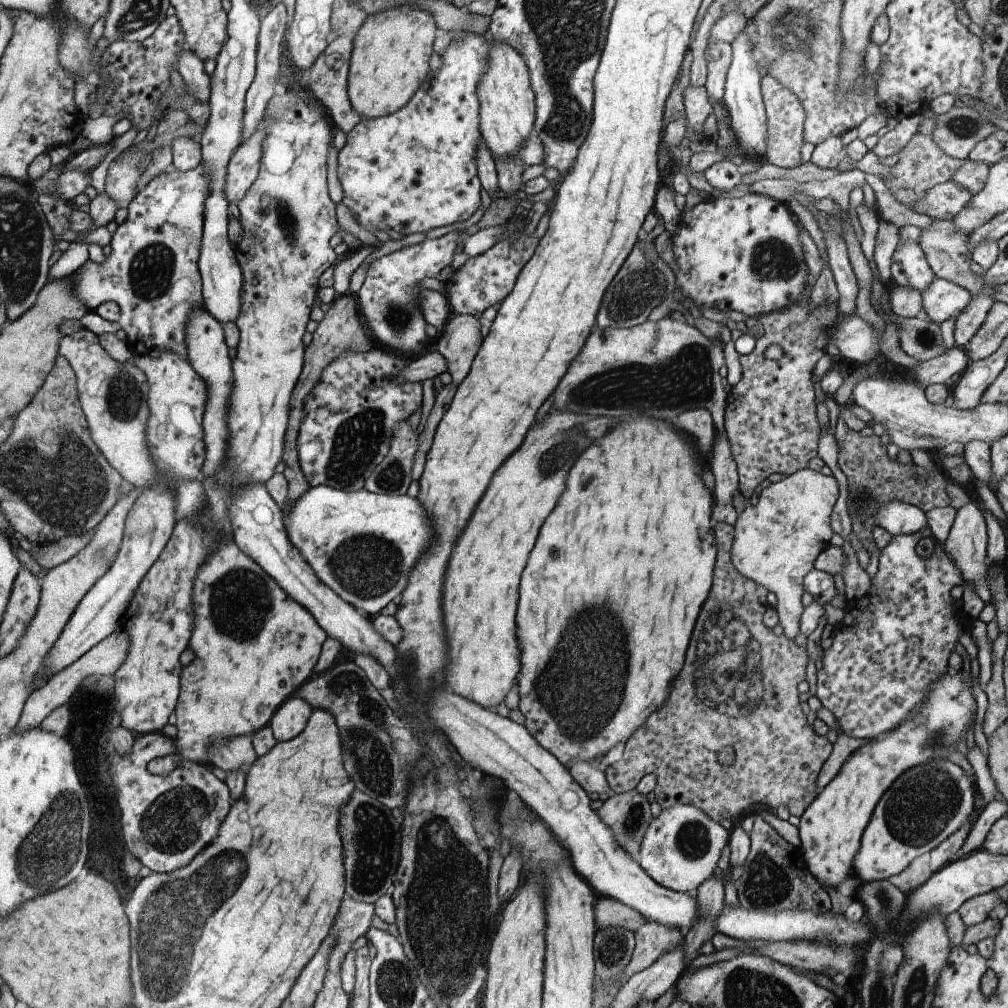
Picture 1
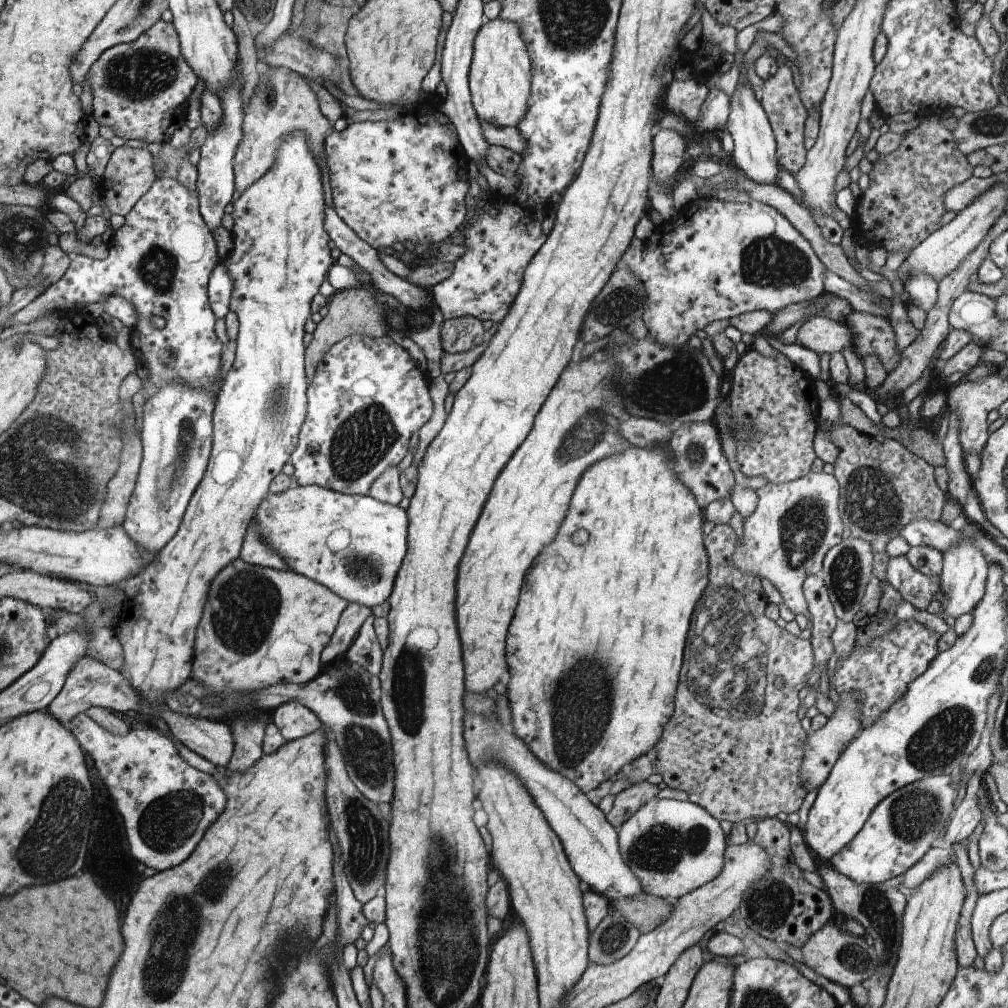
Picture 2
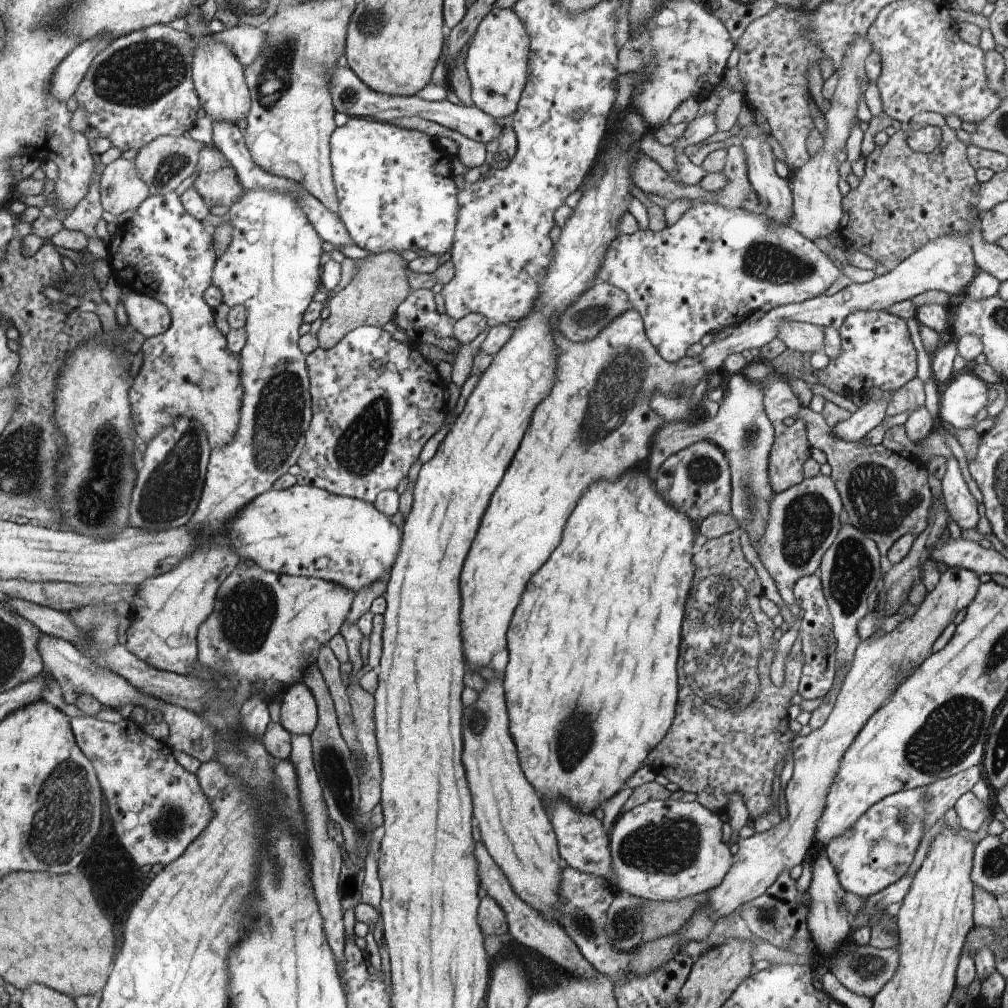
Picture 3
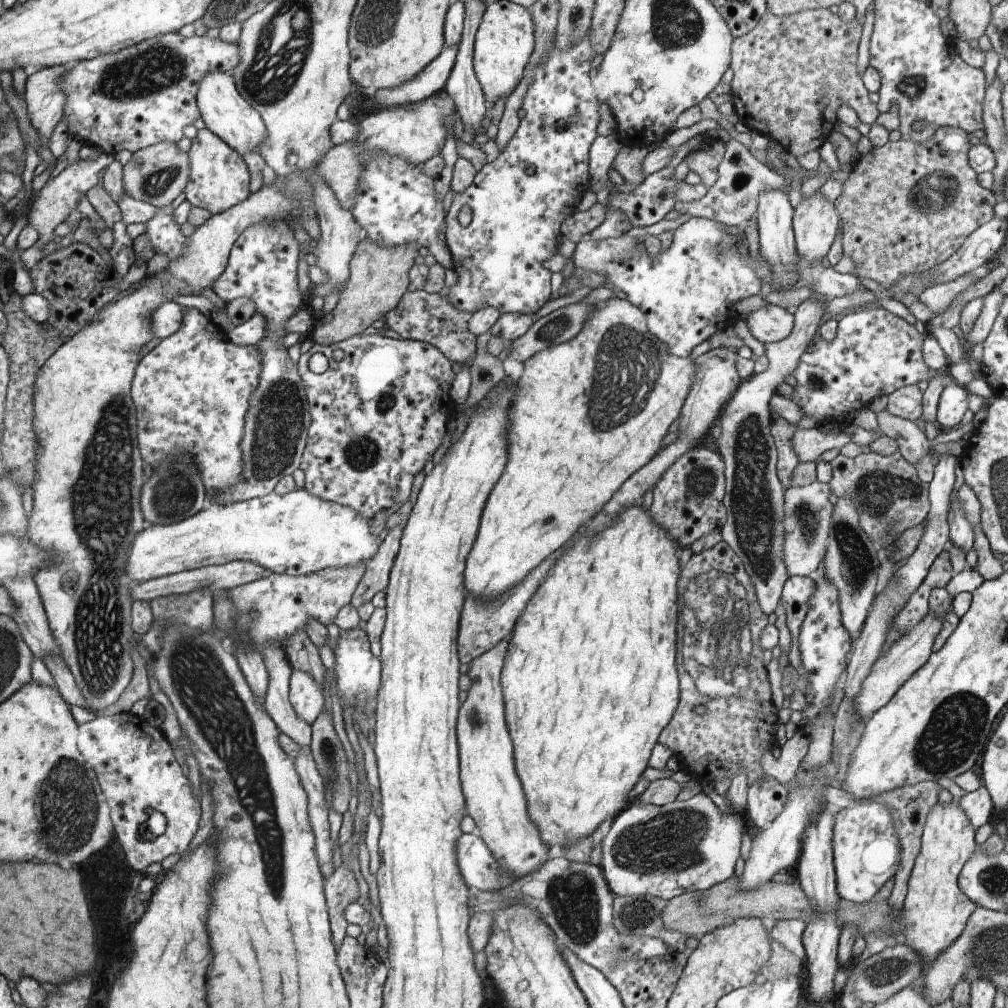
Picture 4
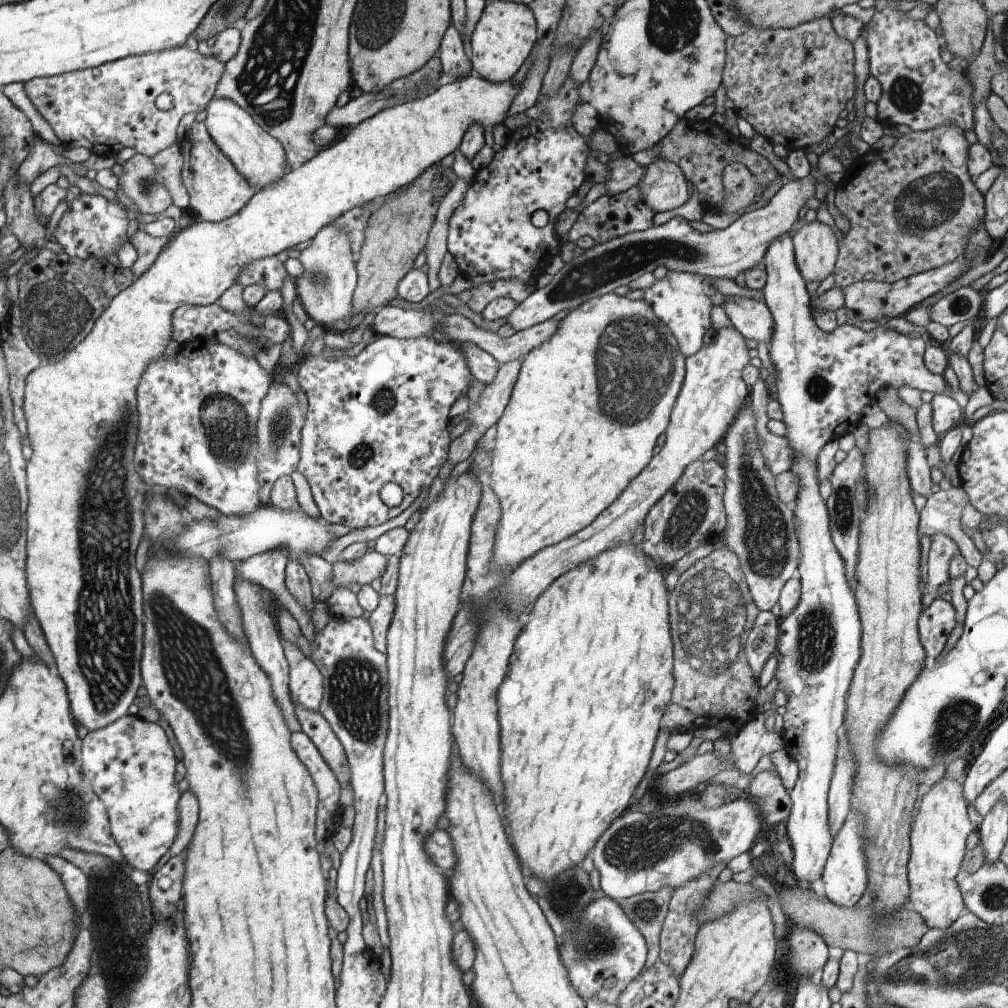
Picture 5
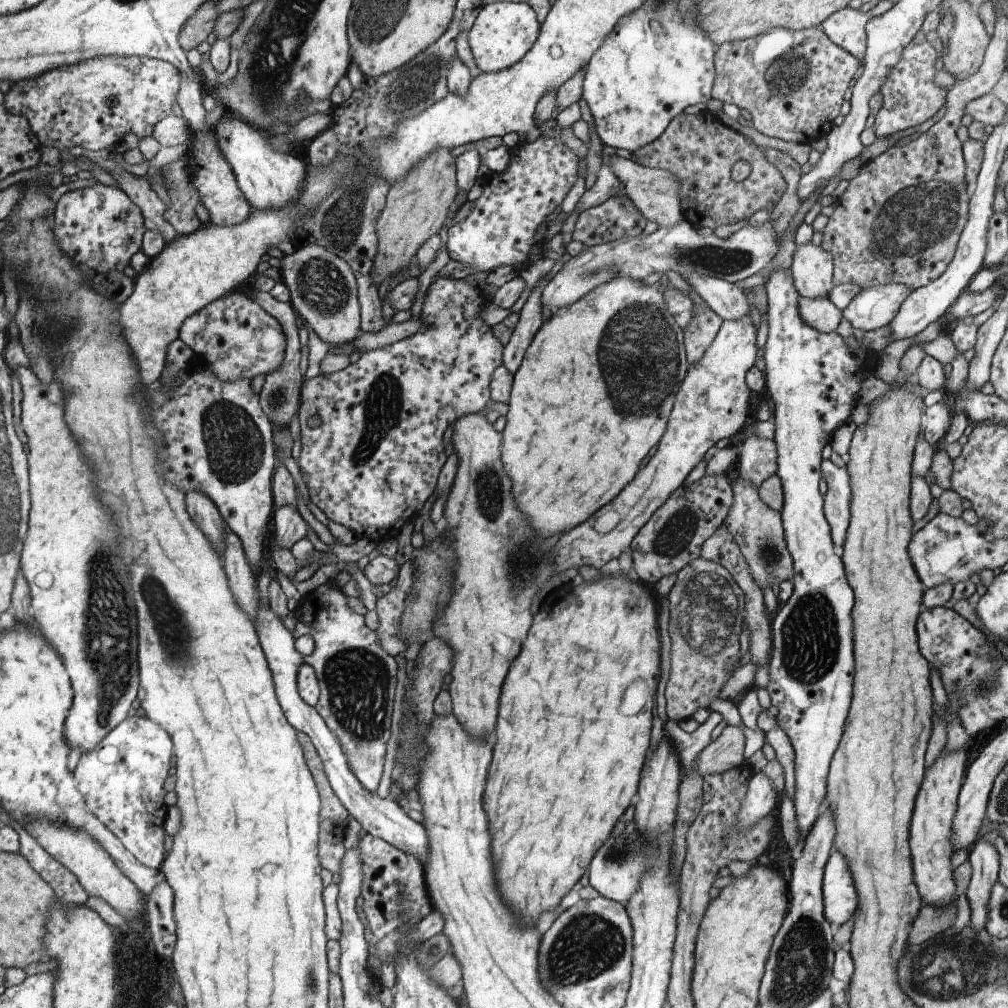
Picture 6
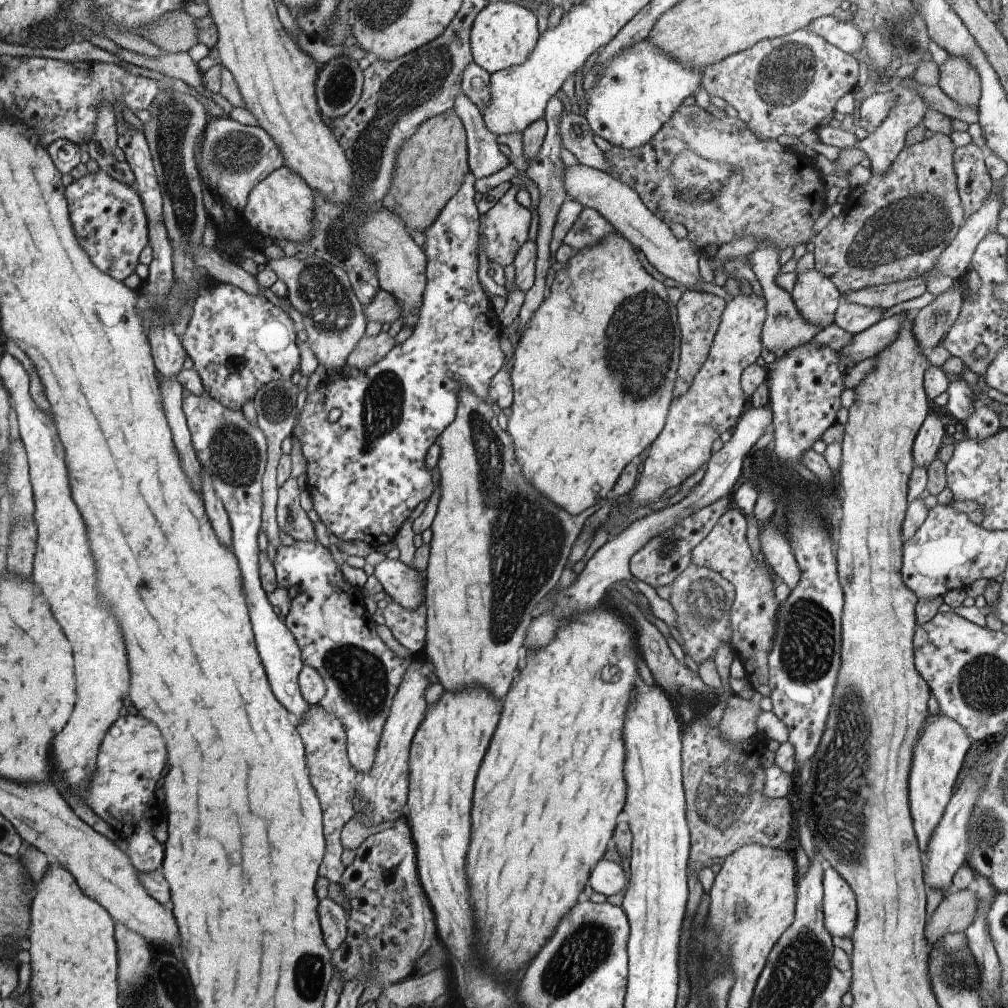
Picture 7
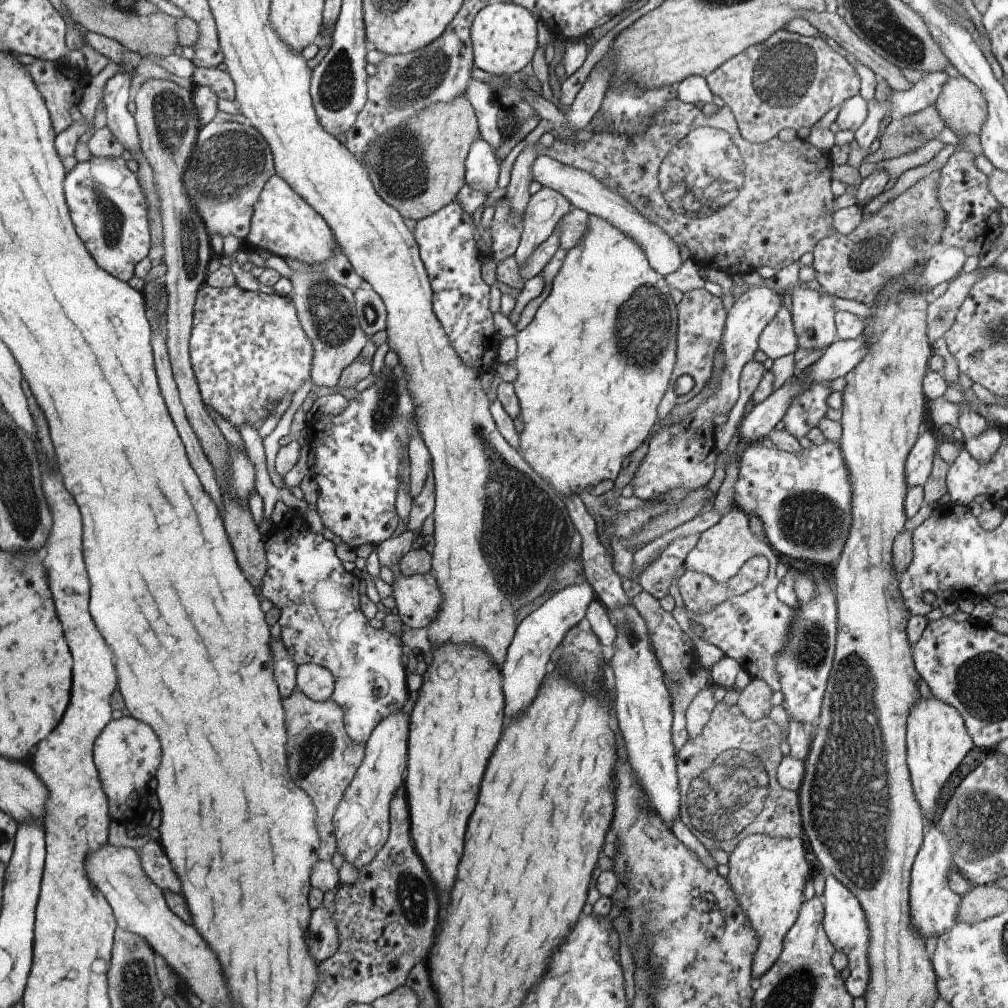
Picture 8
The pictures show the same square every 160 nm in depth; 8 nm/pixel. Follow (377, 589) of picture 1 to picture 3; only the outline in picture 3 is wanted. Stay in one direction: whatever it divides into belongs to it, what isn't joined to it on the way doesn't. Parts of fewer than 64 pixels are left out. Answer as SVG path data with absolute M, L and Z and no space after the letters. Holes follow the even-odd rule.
M296 484L284 490L277 491L272 488L265 493L259 494L252 502L246 504L246 506L236 514L236 517L229 522L227 536L229 537L229 546L240 555L242 560L252 561L264 570L294 576L302 575L306 578L316 577L326 579L356 592L363 587L365 588L365 586L372 585L374 581L381 581L390 574L390 570L392 570L396 562L397 554L401 550L402 530L400 530L399 520L396 518L391 519L390 516L381 513L372 503L352 497L335 495L317 486Z

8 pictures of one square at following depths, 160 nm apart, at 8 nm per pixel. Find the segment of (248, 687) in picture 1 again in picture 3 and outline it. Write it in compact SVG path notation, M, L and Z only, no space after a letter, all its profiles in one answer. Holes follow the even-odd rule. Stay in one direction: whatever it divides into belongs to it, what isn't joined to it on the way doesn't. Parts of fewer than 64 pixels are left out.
M258 565L238 566L226 578L217 594L212 616L197 634L197 658L206 666L222 671L230 680L281 683L288 687L304 677L304 670L322 645L339 633L347 619L355 592L341 584L316 577L273 573Z

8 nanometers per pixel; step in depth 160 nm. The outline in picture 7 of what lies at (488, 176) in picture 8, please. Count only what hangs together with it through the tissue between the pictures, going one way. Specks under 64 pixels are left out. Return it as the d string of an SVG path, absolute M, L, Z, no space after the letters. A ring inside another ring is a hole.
M461 92L456 97L453 109L461 118L467 134L469 172L476 179L486 178L507 166L509 157L500 151L497 135L487 129L481 110L471 98Z

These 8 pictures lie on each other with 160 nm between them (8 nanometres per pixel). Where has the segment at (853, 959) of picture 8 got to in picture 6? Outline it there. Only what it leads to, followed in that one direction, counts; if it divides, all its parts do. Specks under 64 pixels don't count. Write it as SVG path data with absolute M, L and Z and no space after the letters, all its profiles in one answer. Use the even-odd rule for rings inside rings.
M832 850L823 872L824 916L834 928L848 922L857 908L854 881L845 856Z

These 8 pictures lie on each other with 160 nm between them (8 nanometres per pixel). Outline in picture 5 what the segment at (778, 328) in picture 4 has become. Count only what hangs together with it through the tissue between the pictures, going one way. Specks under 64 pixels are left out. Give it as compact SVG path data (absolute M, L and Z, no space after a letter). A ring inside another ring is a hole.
M725 296L721 304L733 327L744 336L770 344L773 318L769 308L762 302L741 296Z

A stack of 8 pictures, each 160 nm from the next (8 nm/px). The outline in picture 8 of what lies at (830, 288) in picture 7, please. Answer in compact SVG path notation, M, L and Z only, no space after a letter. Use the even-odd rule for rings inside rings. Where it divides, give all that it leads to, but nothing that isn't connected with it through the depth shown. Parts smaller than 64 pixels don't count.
M797 288L791 294L791 319L797 336L798 349L807 351L822 351L830 346L837 338L835 325L836 311L833 307L833 298L822 289L811 290L808 288Z

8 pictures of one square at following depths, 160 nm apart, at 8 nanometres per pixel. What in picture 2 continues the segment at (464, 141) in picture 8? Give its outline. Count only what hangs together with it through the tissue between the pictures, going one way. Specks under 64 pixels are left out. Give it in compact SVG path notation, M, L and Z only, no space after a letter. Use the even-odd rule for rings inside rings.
M352 287L349 289L335 291L329 297L328 313L316 325L313 332L313 339L306 353L306 374L309 375L309 380L316 374L317 366L324 360L329 350L333 348L337 342L350 335L363 334L378 338L386 335L386 320L382 314L382 305L374 300L374 294L370 290L364 288Z

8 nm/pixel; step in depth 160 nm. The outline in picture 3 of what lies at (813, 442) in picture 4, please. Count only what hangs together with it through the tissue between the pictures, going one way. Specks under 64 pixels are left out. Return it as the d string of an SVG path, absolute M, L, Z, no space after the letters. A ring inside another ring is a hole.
M895 391L884 392L884 399L880 402L869 400L854 414L851 414L850 418L835 424L831 428L831 432L846 442L860 440L886 418L886 407L894 393Z

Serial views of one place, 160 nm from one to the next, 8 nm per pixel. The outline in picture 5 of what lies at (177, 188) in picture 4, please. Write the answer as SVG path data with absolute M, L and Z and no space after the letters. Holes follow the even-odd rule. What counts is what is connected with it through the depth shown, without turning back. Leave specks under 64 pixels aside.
M137 153L124 165L119 186L124 189L142 214L163 214L172 203L170 194L156 183L156 170L152 158Z

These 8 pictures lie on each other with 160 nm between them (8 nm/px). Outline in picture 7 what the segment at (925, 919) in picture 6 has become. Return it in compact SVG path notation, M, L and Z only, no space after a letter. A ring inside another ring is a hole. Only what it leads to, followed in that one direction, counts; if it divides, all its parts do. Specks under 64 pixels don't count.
M973 888L953 890L936 908L932 918L926 918L926 938L938 937L948 932L963 932L974 922L979 912L979 898Z

